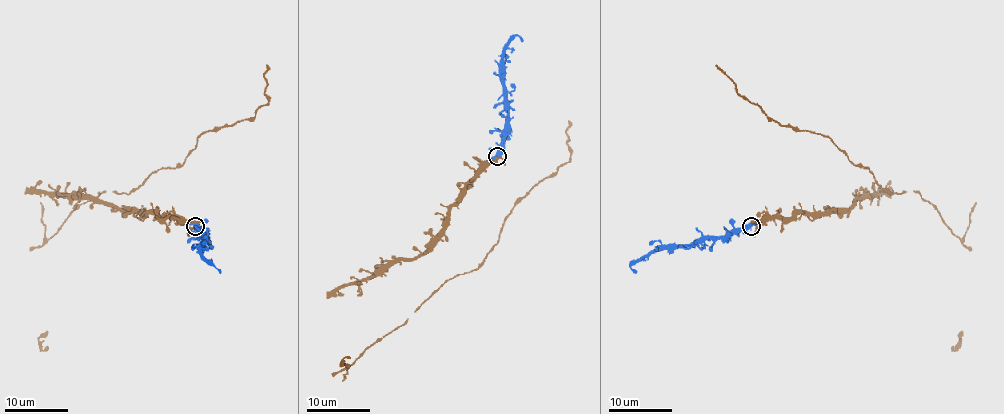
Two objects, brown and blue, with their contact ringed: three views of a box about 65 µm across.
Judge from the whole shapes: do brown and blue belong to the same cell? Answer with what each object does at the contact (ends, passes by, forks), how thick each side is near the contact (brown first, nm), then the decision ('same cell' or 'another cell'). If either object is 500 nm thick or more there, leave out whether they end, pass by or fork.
brown forks there; blue passes by; 340 nm thick on the brown side, 440 nm on the other; same cell

